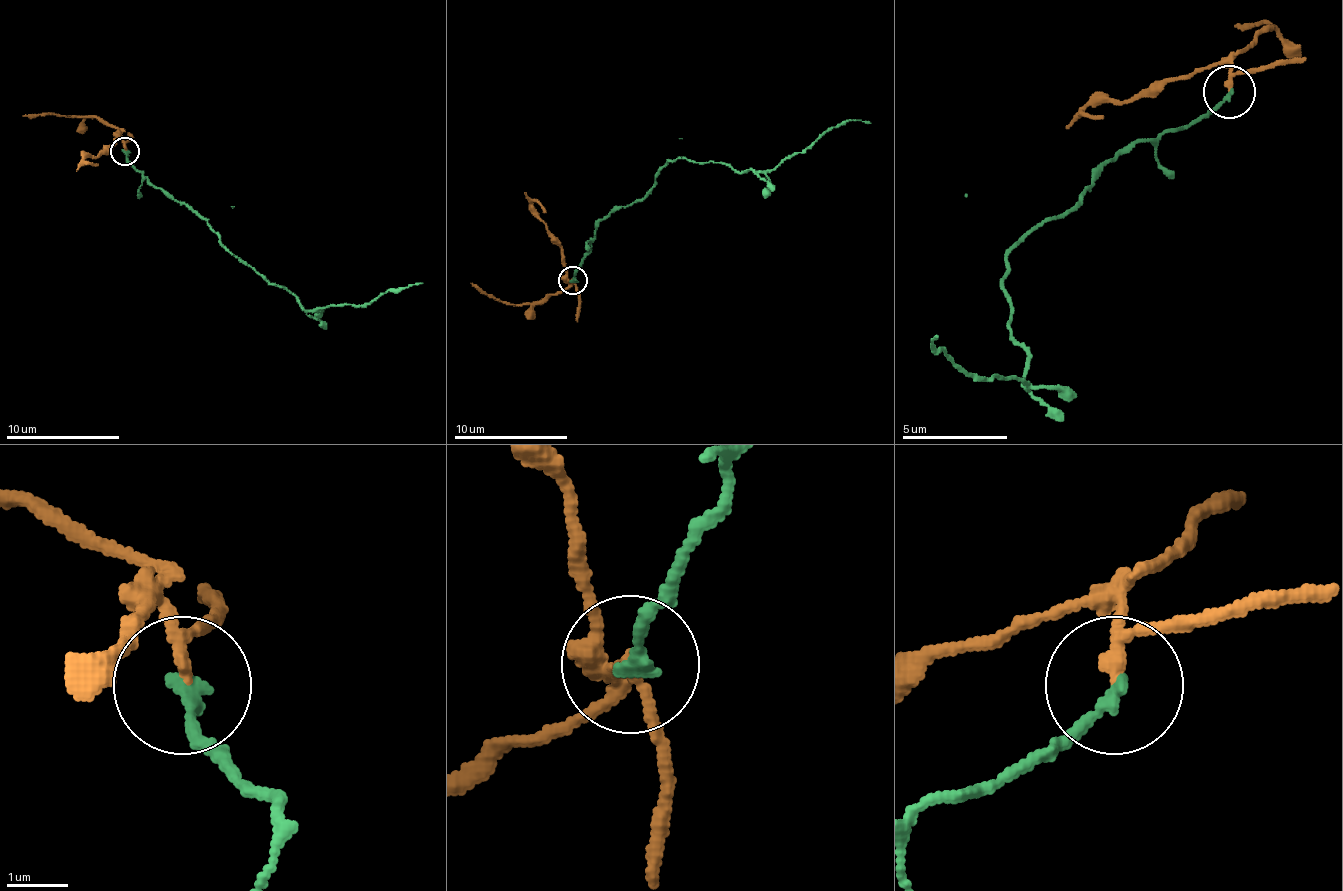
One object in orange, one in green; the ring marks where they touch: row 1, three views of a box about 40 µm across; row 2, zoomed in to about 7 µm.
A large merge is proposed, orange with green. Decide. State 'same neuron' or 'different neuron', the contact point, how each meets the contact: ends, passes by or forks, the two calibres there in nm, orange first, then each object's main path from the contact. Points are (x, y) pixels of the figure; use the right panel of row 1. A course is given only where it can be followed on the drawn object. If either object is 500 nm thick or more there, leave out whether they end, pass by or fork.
different neuron; place (1229, 92); orange passes by; green ends; calibres 160 and 240 nm; course orange (1228, 88), (1238, 51), (1275, 24), (1233, 24); course green (1228, 93), (1122, 146), (1007, 256), (1028, 388), (970, 377), (938, 335)

